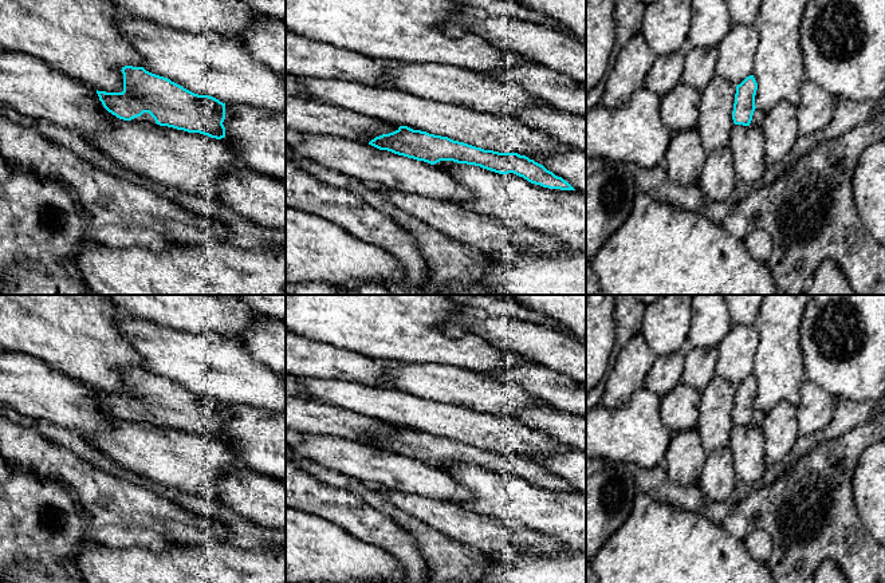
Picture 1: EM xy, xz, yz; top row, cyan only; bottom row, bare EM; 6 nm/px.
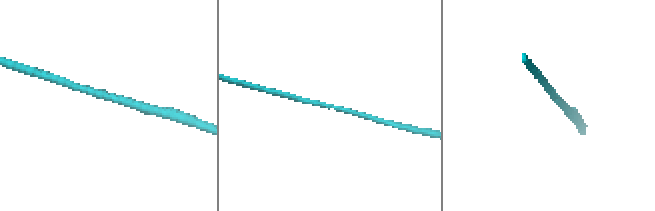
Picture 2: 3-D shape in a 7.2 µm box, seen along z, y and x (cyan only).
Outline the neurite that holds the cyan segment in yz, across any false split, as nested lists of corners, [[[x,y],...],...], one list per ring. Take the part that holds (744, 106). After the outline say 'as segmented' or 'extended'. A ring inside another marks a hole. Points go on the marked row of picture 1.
[[[754,75],[736,86],[732,119],[735,125],[762,127],[766,113],[755,106],[758,83]]] | extended

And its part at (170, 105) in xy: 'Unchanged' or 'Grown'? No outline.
Grown

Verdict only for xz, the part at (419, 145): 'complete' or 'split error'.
split error

